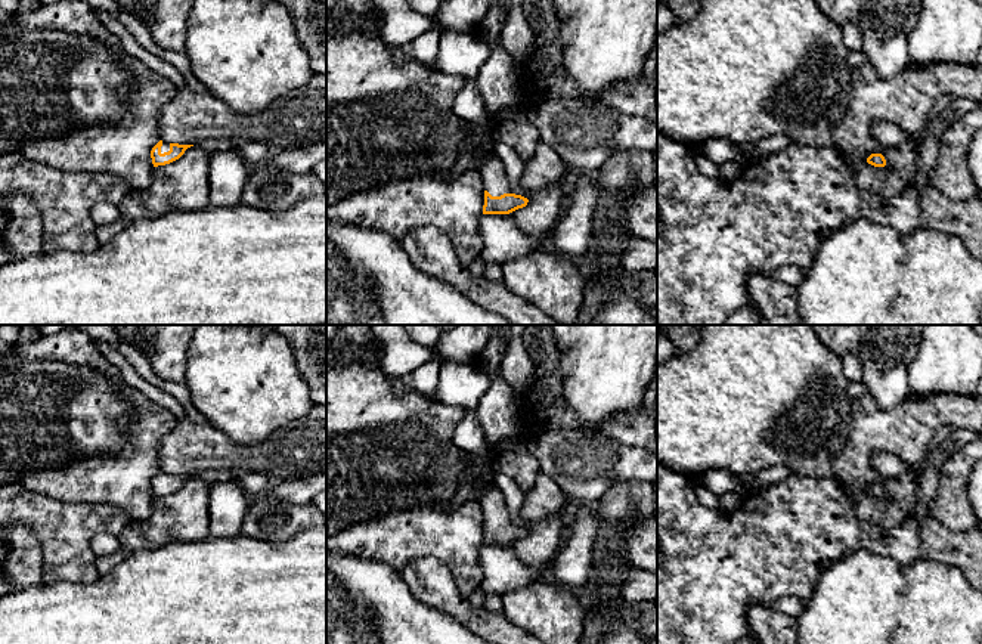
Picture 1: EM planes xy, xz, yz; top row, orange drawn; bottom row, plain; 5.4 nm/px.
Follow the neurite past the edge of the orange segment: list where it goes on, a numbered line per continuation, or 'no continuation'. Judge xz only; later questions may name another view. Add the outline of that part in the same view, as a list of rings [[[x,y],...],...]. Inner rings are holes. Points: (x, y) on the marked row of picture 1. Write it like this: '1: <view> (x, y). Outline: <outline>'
1: xz (490, 169). Outline: [[[492,151],[487,155],[477,155],[478,173],[481,176],[484,189],[492,196],[501,196],[504,193],[511,193],[508,179],[502,161],[498,158],[496,152]]]

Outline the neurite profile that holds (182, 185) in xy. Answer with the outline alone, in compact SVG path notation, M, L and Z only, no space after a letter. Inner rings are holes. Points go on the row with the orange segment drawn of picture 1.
M193 145L185 154L152 173L146 189L131 189L118 204L120 217L96 227L99 245L142 219L155 219L174 211L199 211L210 205L208 154Z

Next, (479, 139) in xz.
M471 121L467 123L467 133L459 142L461 152L450 170L442 171L439 180L450 182L462 176L465 171L477 170L478 162L477 155L487 155L495 146L495 129L484 124L477 124Z

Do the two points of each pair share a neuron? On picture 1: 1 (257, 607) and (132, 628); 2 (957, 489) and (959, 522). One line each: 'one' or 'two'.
1: one
2: one

